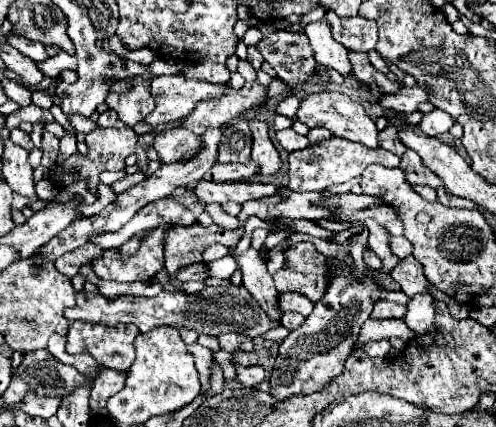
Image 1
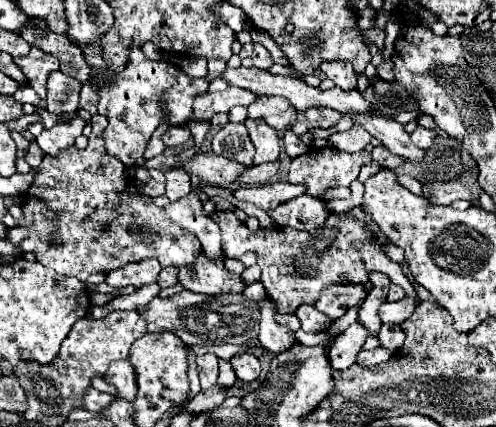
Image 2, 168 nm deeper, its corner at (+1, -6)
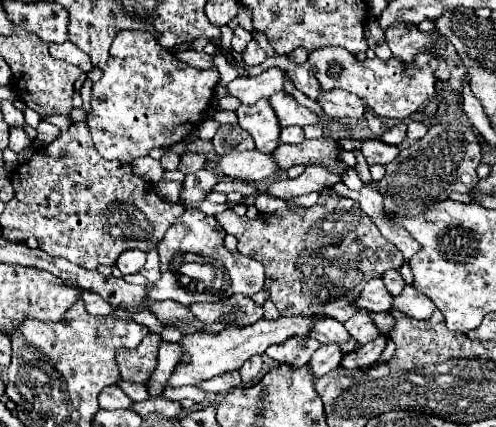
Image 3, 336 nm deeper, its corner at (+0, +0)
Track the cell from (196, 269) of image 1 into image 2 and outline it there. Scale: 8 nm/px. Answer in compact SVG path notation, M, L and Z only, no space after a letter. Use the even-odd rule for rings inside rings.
M164 267L158 275L158 285L164 287L172 287L178 283L178 269L176 267Z

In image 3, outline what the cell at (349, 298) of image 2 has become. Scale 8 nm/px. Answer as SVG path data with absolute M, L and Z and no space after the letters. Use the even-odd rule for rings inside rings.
M379 277L371 279L365 285L361 297L357 299L357 307L369 309L369 311L389 311L391 305L393 305L393 297Z

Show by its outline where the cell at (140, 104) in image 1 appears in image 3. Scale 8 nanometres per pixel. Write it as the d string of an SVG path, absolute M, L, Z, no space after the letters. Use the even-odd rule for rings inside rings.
M121 31L111 43L103 77L91 89L91 109L87 127L95 149L107 159L131 163L147 155L153 147L171 147L201 127L203 111L209 109L219 71L195 69L175 59L175 55L145 31Z

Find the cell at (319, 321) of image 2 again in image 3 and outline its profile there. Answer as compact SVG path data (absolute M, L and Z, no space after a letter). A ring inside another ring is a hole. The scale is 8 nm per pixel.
M327 317L325 321L317 321L317 333L313 333L313 339L321 341L323 345L345 343L347 341L347 329L337 319Z

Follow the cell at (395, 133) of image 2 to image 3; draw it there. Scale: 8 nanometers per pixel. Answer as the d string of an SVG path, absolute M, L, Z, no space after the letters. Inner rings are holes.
M341 89L335 91L319 91L317 103L321 105L323 113L333 117L349 117L349 119L361 119L361 99L353 97L351 93L345 93Z

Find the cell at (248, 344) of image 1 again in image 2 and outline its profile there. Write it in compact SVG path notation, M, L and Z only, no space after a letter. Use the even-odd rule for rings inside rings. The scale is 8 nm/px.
M248 353L234 355L230 359L230 363L232 363L234 371L236 371L236 377L240 381L244 381L244 383L250 383L260 375L260 361L254 355L248 355Z

